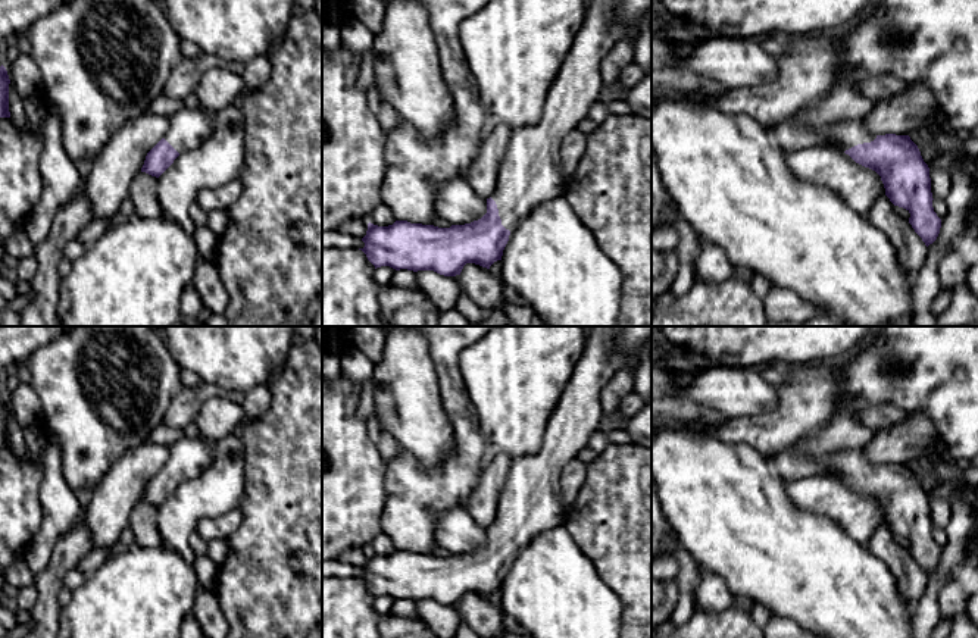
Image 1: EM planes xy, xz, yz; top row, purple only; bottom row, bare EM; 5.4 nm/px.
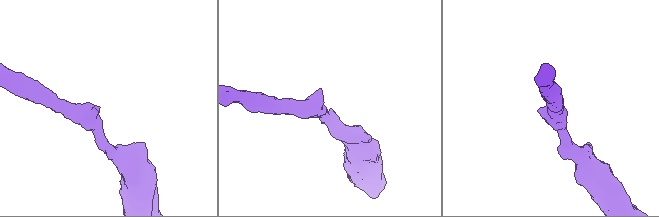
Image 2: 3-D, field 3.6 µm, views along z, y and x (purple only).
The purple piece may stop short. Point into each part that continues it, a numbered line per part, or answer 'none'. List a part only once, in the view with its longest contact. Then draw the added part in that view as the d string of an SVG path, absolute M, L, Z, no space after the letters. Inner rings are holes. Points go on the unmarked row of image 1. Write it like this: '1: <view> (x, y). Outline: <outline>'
1: xz (530, 503). Outline: M587 326L584 353L549 417L540 451L513 459L506 484L500 491L497 516L491 525L506 559L512 560L537 534L563 526L568 510L562 504L560 472L566 463L578 457L581 450L588 447L591 435L599 431L603 416L600 391L618 370L624 369L621 337L622 326Z

